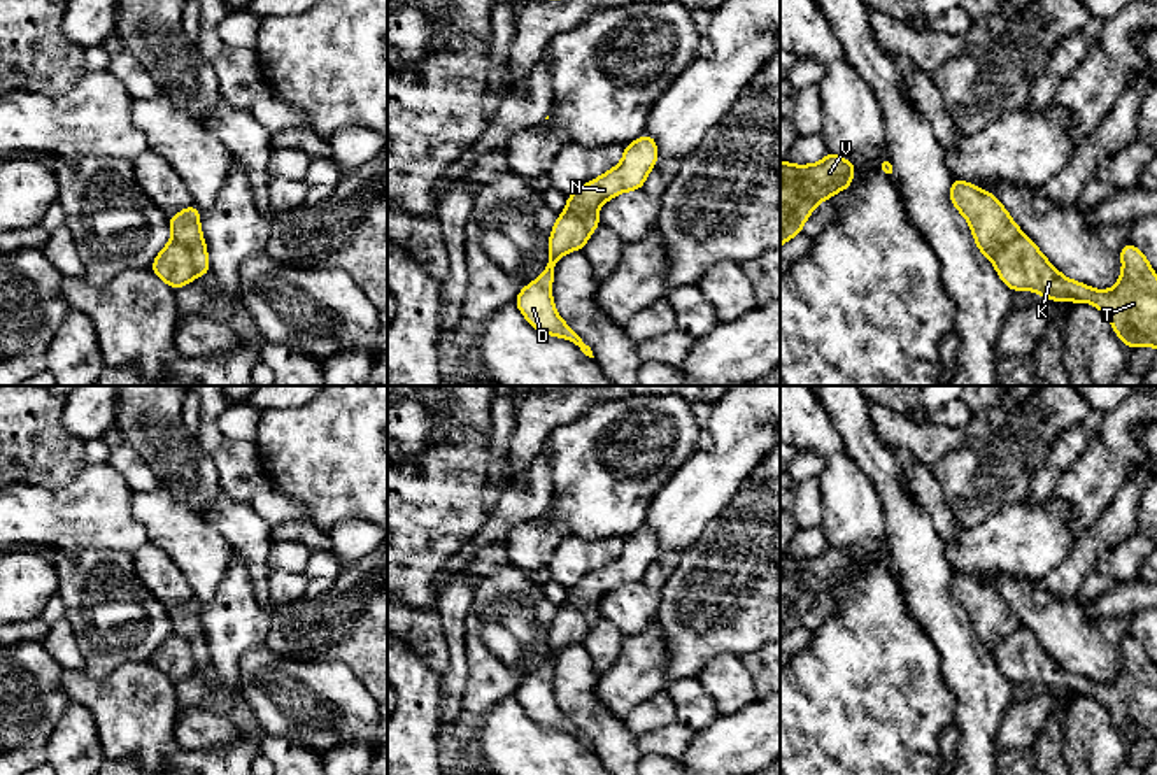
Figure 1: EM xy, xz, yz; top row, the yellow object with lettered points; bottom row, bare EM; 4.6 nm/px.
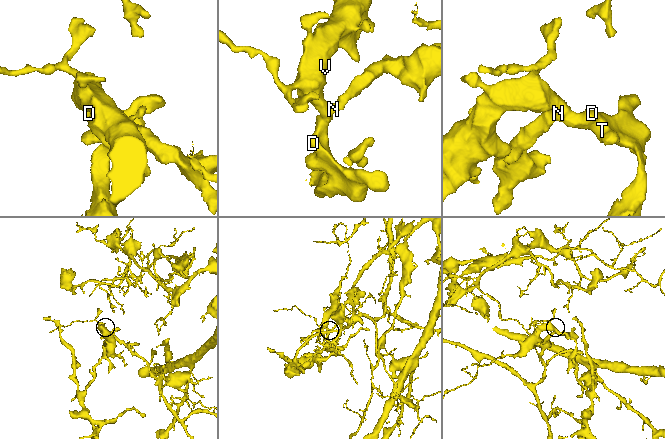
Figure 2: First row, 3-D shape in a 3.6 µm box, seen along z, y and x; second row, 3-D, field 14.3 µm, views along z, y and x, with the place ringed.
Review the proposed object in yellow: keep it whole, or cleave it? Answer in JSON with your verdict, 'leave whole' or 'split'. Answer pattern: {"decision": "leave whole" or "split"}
{"decision": "split"}

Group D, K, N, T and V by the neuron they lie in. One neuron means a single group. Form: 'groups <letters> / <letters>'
groups D K T / N V

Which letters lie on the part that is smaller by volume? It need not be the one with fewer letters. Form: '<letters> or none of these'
D, K, T

